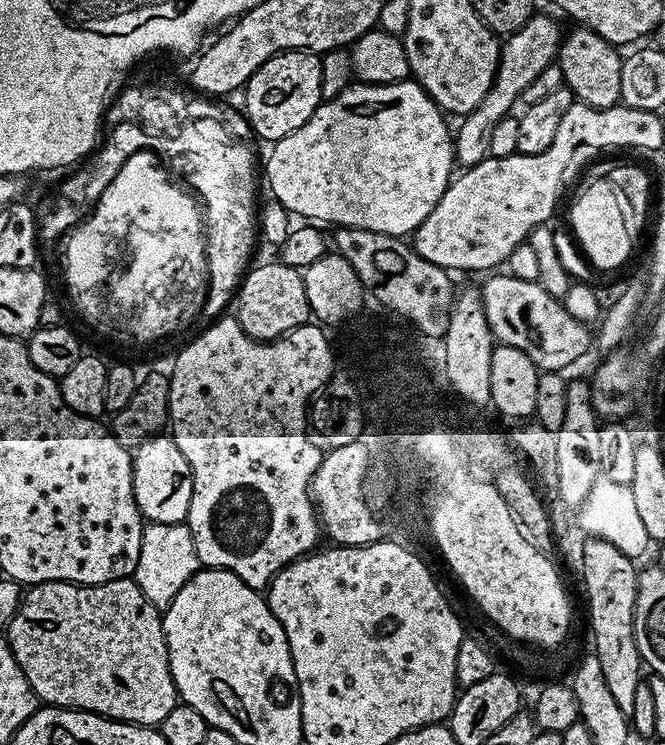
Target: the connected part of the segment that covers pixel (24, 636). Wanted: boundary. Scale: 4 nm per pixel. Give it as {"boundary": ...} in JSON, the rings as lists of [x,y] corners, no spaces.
{"boundary":[[[135,579],[111,580],[105,584],[93,584],[91,586],[67,584],[61,580],[31,585],[21,595],[18,610],[6,629],[6,639],[8,647],[11,648],[14,658],[17,660],[17,666],[21,668],[25,678],[29,680],[34,694],[45,705],[54,708],[70,708],[82,712],[95,712],[97,716],[107,716],[110,720],[123,720],[125,724],[159,726],[166,718],[166,714],[170,714],[170,710],[174,710],[174,706],[178,703],[176,683],[170,670],[170,658],[164,637],[164,621],[161,609],[155,608],[148,601],[146,594],[142,594],[142,590],[136,584]]]}

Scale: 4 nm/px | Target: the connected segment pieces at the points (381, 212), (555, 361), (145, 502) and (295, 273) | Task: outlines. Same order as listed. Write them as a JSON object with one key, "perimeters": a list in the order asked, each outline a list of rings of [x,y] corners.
{"perimeters":[[[[415,79],[399,80],[396,84],[366,84],[353,83],[346,90],[342,90],[333,100],[324,100],[314,110],[314,114],[298,130],[286,134],[286,138],[275,141],[271,145],[272,153],[268,156],[268,184],[272,187],[275,203],[287,208],[289,213],[305,216],[305,221],[320,222],[325,220],[331,226],[343,226],[345,228],[365,228],[371,232],[381,232],[387,236],[407,237],[415,233],[416,227],[425,220],[434,210],[434,206],[442,198],[442,194],[448,188],[453,179],[454,171],[454,136],[450,131],[450,124],[446,121],[445,113],[441,112],[431,98],[424,93],[424,89],[416,83]]],[[[500,274],[489,275],[487,277],[489,280],[484,285],[479,285],[478,291],[480,306],[486,314],[488,329],[500,344],[514,346],[518,350],[522,350],[526,354],[526,358],[530,358],[530,362],[536,364],[537,369],[545,372],[565,370],[564,368],[570,367],[575,360],[580,360],[587,354],[588,344],[590,348],[590,336],[588,340],[587,332],[589,329],[571,317],[557,297],[546,294],[544,287],[537,281],[514,278],[511,274],[496,275]]],[[[171,435],[152,436],[134,450],[132,457],[134,498],[145,521],[153,524],[183,524],[187,521],[192,497],[192,471],[182,450]]],[[[279,262],[258,264],[249,267],[238,285],[234,297],[234,315],[244,333],[252,340],[278,340],[300,325],[309,323],[312,307],[306,298],[301,269],[291,268]]]]}

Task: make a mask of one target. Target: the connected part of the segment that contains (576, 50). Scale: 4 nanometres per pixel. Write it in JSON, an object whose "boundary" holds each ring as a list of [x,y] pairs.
{"boundary":[[[583,26],[573,27],[573,32],[560,42],[558,63],[564,75],[563,87],[572,91],[579,103],[591,108],[612,108],[621,103],[622,68],[624,61],[617,45],[606,42],[597,32]]]}

